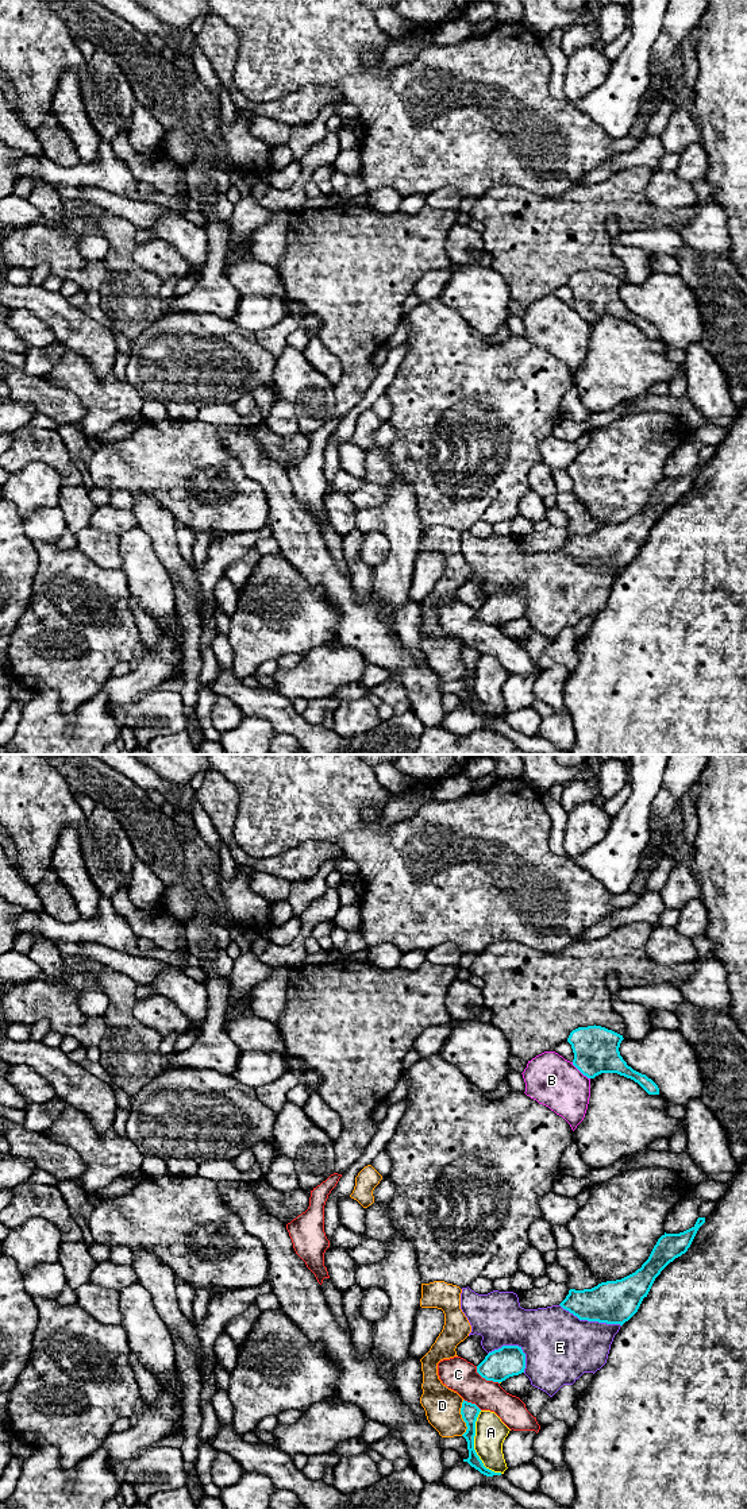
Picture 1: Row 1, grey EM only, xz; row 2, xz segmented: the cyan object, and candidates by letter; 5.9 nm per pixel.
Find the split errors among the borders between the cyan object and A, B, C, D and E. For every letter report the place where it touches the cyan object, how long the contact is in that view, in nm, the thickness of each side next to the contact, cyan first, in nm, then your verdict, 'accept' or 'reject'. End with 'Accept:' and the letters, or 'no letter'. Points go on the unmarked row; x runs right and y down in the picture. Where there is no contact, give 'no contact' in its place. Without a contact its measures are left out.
A: contact xz (473, 691); length 400 nm; calibres 100 and 190 nm; reject
B: contact xz (581, 316); length 150 nm; calibres 280 and 300 nm; reject
C: contact xz (485, 622); length 180 nm; calibres 190 and 200 nm; reject
D: contact xz (462, 662); length 220 nm; calibres 100 and 220 nm; reject
E: contact xz (590, 564); length 400 nm; calibres 260 and 420 nm; reject
Accept: no letter

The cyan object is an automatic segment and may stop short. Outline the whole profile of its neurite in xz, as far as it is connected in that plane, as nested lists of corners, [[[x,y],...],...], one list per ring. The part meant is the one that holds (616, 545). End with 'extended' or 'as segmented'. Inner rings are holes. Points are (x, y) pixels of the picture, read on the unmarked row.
[[[705,462],[679,478],[663,478],[654,490],[648,503],[635,517],[616,525],[601,526],[592,533],[570,533],[559,548],[579,564],[623,570],[639,553],[655,522],[675,502],[690,491]]] | as segmented

